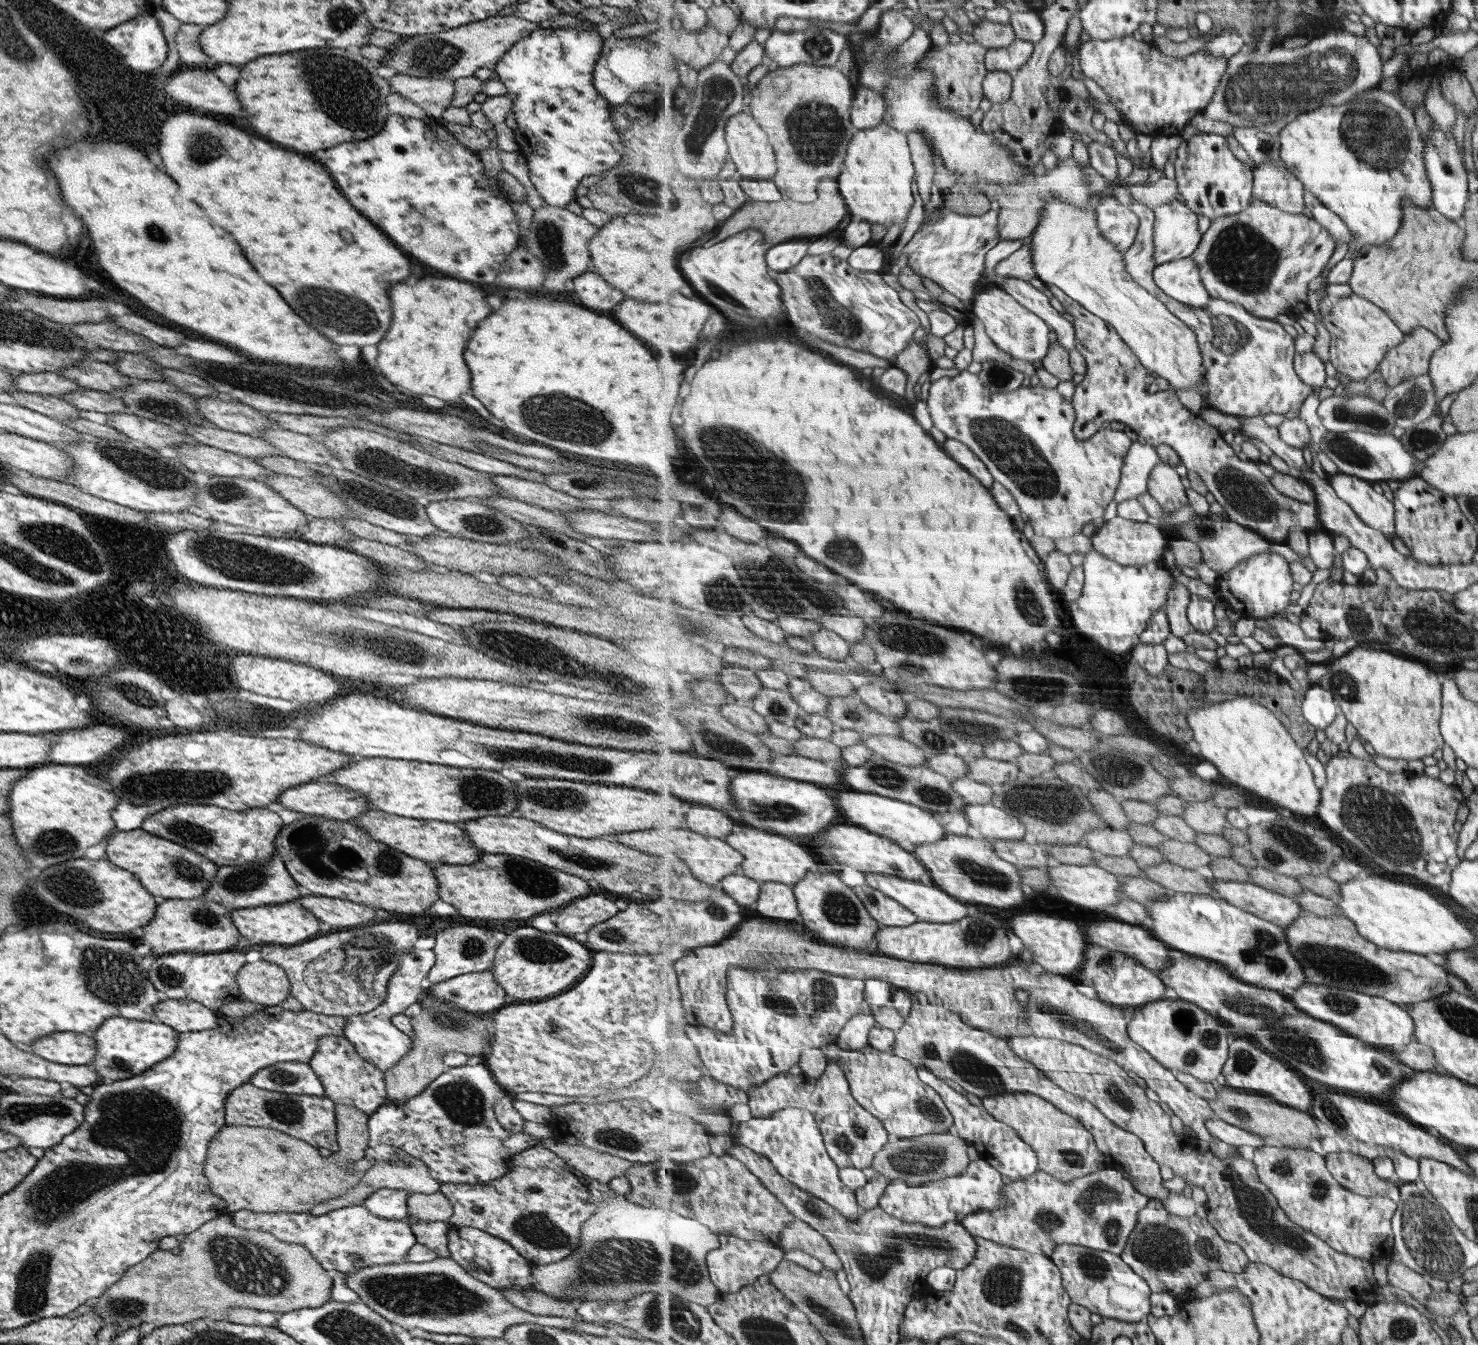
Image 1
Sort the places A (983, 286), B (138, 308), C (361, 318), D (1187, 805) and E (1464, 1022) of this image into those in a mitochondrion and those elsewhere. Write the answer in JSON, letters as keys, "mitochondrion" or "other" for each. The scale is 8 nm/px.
{"A":"other","B":"other","C":"mitochondrion","D":"other","E":"mitochondrion"}

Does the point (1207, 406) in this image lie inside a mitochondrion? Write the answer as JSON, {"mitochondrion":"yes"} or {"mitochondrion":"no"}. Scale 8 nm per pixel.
{"mitochondrion":"no"}

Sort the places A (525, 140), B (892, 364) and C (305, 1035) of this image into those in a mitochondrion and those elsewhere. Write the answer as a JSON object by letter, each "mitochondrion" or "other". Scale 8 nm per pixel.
{"A":"other","B":"other","C":"other"}

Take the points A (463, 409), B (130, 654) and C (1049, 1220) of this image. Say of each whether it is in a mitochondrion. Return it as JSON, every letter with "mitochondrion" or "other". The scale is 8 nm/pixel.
{"A":"other","B":"mitochondrion","C":"mitochondrion"}

